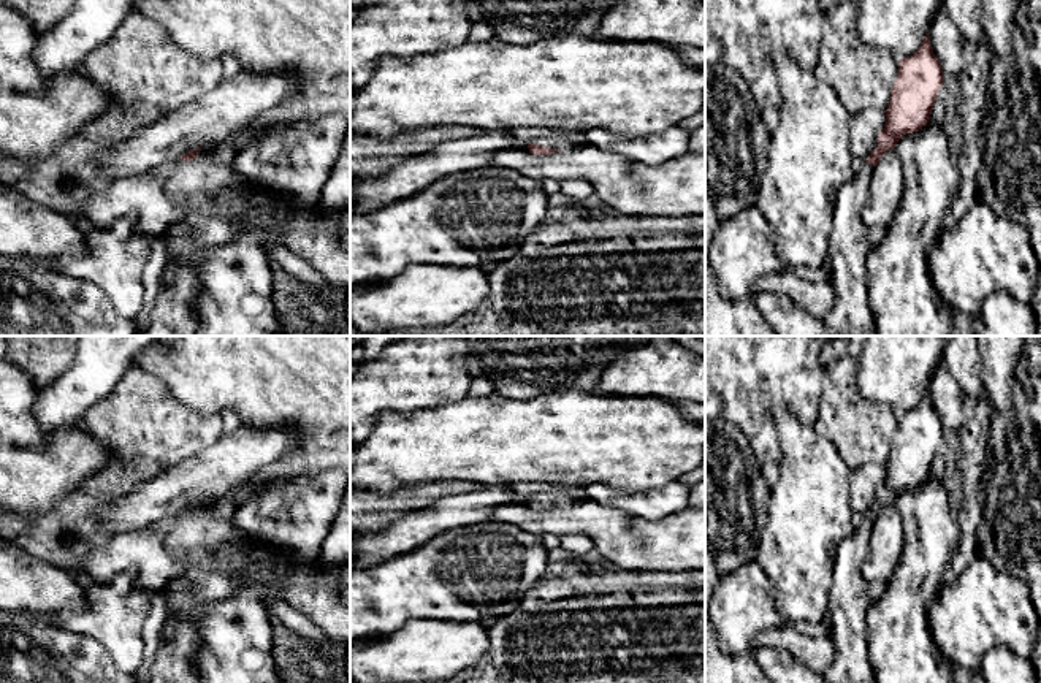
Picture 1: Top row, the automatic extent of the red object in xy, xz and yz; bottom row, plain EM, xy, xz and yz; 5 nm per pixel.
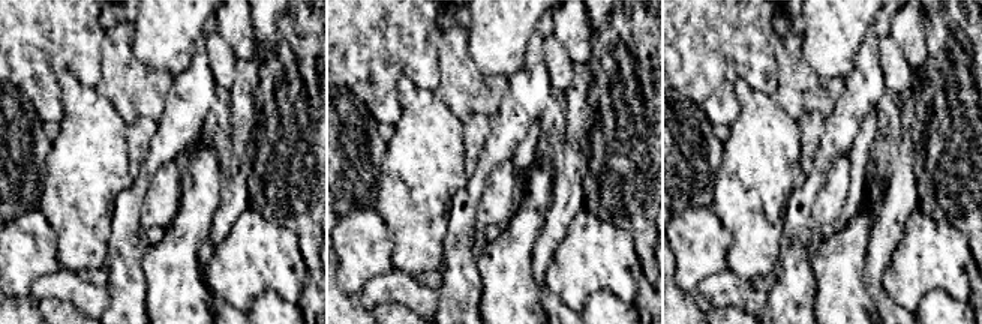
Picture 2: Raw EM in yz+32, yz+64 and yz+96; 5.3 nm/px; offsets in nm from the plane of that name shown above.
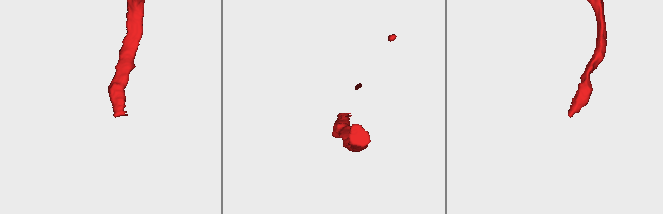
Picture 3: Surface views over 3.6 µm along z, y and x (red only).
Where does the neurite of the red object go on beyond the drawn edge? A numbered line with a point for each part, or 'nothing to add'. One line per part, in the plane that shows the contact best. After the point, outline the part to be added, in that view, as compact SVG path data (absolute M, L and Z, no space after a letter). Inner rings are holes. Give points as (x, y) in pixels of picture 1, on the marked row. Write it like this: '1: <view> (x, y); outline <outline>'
1: xz (552, 143); outline M536 138L529 144L545 146L550 149L556 149L558 146L567 146L567 147L574 146L569 139L564 138Z

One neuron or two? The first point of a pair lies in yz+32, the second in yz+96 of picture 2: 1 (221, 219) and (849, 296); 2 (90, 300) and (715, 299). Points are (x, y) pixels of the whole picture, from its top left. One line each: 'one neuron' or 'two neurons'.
1: two neurons
2: one neuron

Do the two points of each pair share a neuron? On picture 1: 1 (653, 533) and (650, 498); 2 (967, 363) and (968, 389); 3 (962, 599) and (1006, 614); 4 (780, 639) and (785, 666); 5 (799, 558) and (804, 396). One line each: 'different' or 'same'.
1: different
2: same
3: same
4: different
5: different

